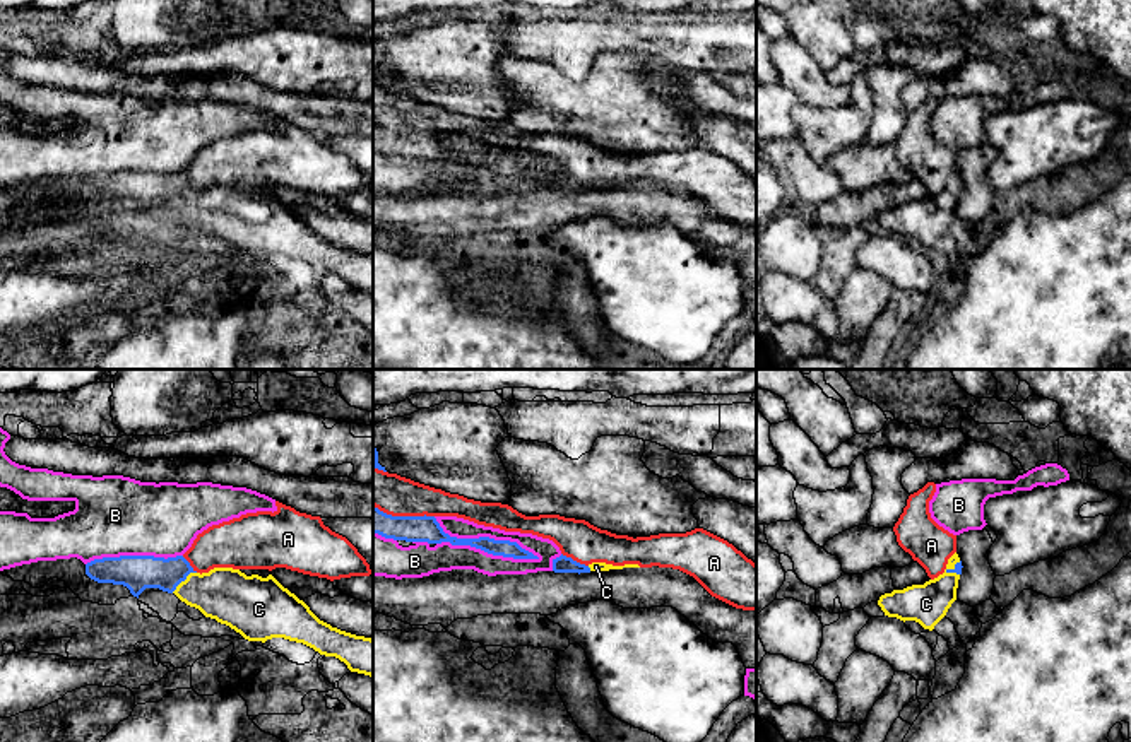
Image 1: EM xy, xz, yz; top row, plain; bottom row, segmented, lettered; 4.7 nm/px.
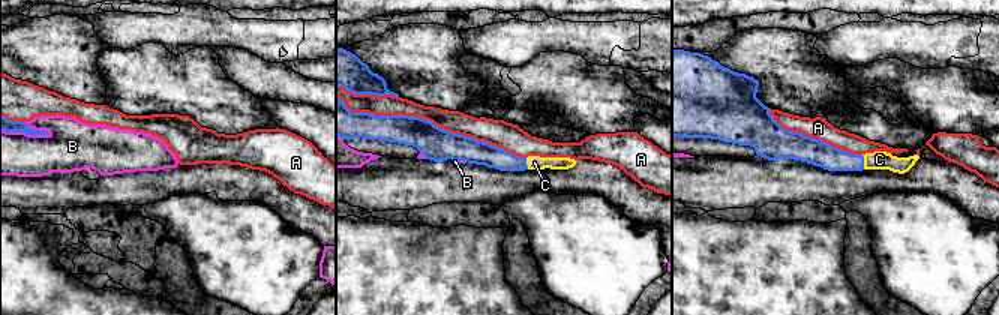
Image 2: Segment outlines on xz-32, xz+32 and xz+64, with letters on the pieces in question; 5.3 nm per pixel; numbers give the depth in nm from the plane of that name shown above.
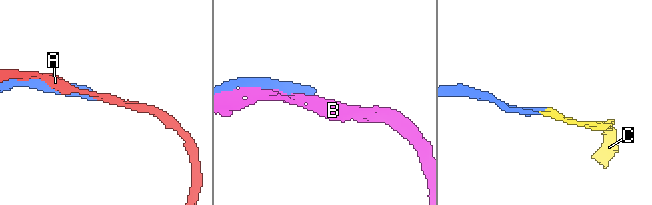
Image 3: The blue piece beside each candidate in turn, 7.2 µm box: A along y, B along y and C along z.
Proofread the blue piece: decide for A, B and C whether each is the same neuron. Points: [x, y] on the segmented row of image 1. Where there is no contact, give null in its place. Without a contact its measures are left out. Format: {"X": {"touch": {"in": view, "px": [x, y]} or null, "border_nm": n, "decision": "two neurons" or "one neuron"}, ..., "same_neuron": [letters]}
{"A": {"touch": {"in": "xz", "px": [404, 517]}, "border_nm": 300, "decision": "two neurons"}, "B": {"touch": {"in": "xz", "px": [485, 537]}, "border_nm": 550, "decision": "two neurons"}, "C": {"touch": {"in": "xy", "px": [183, 580]}, "border_nm": 160, "decision": "one neuron"}, "same_neuron": ["C"]}

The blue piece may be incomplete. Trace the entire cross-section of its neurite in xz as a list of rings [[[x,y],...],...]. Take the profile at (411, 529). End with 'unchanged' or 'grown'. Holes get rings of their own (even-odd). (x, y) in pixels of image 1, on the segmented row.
[[[373,506],[373,533],[385,539],[406,542],[428,542],[452,545],[471,545],[493,556],[513,559],[539,559],[532,552],[522,549],[517,542],[494,540],[489,537],[479,539],[457,539],[443,532],[435,516],[392,516]]]; unchanged

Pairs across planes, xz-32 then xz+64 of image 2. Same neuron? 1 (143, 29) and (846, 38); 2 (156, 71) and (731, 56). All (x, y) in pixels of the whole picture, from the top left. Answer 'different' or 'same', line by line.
1: same
2: different

